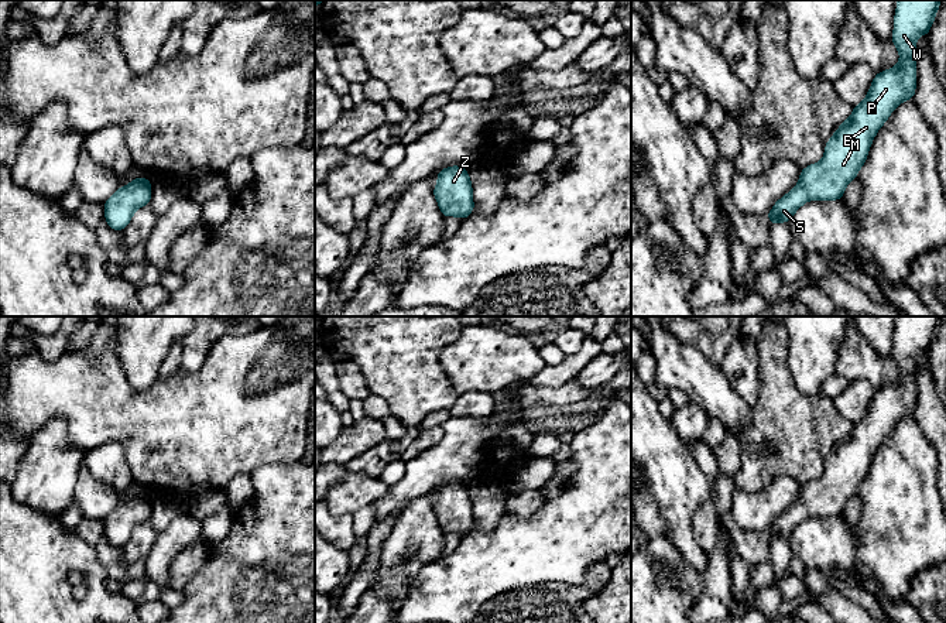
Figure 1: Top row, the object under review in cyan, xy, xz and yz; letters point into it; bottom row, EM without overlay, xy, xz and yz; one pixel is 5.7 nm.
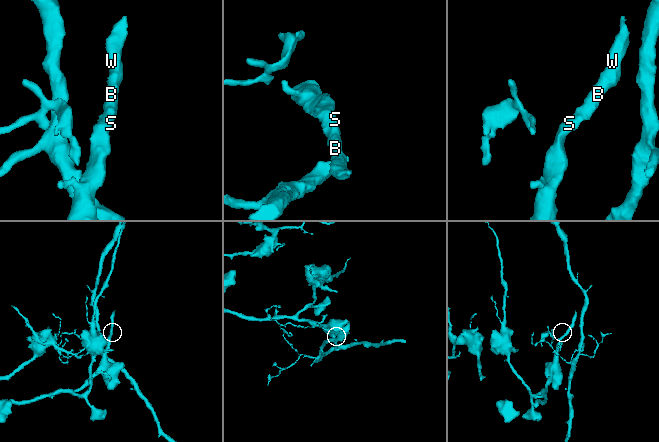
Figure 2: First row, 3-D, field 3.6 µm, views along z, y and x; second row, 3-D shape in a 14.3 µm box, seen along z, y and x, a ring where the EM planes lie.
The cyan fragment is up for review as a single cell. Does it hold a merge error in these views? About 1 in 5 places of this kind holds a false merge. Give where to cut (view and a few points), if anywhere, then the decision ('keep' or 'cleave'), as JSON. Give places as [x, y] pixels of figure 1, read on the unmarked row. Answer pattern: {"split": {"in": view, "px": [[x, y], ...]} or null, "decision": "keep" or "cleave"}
{"split": null, "decision": "keep"}

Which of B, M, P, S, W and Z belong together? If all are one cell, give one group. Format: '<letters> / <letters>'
B M P S W Z

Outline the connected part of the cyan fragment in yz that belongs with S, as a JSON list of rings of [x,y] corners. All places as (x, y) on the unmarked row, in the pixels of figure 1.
[[[898,316],[891,359],[899,369],[899,379],[891,386],[875,390],[866,415],[857,422],[853,422],[850,434],[840,441],[826,459],[823,475],[816,480],[802,485],[799,499],[767,528],[771,542],[778,538],[789,540],[795,528],[809,516],[843,516],[844,504],[857,493],[860,485],[864,482],[877,448],[899,420],[914,415],[916,405],[916,355],[929,350],[940,318],[942,316]]]

